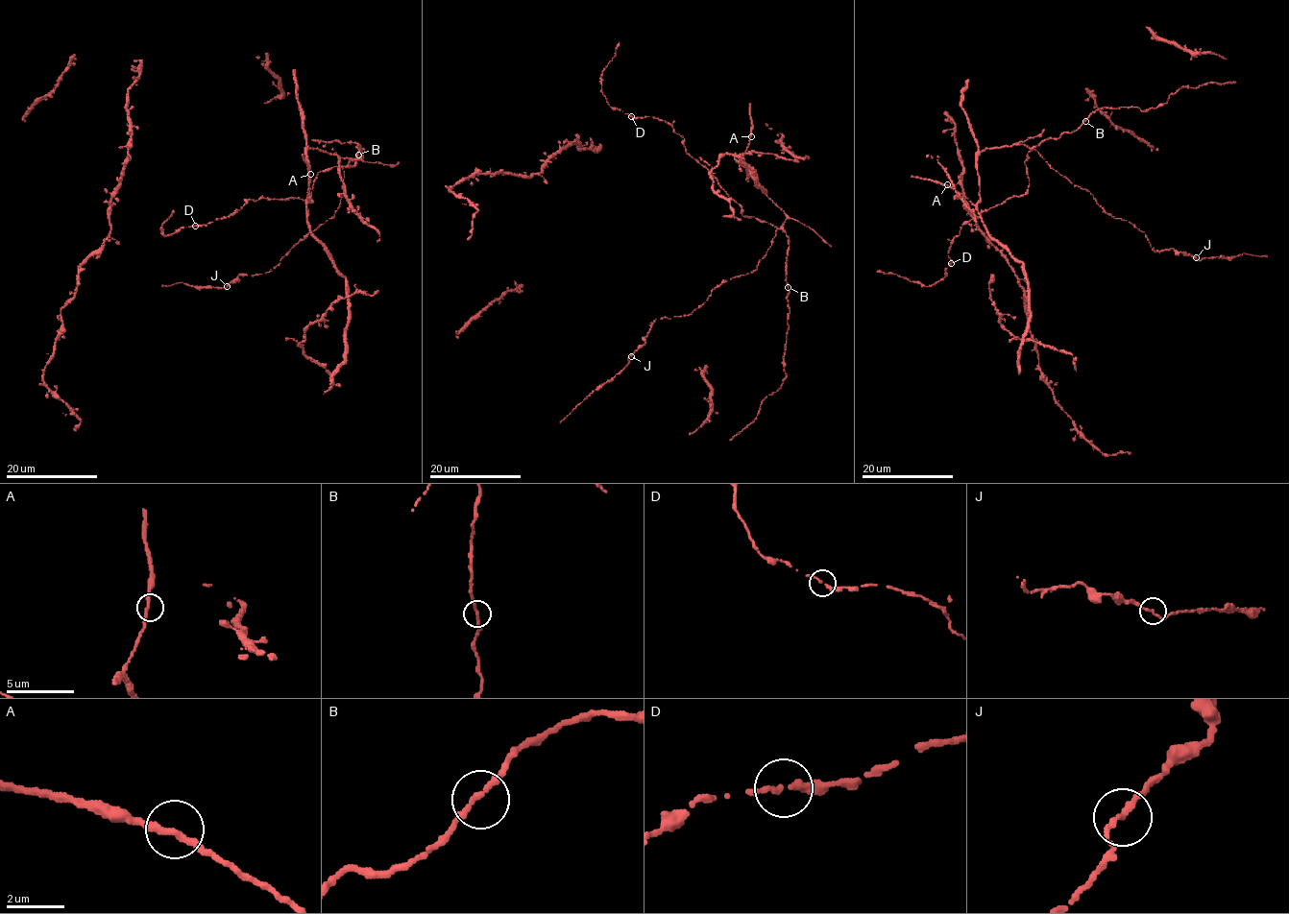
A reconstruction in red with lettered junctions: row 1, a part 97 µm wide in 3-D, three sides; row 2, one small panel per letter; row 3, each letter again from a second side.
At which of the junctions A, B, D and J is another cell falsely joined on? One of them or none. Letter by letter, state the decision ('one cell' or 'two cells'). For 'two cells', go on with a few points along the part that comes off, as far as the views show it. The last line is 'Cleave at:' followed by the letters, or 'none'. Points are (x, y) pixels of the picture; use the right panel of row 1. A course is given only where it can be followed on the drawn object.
A: one cell
B: one cell
D: one cell
J: one cell
Cleave at: none

